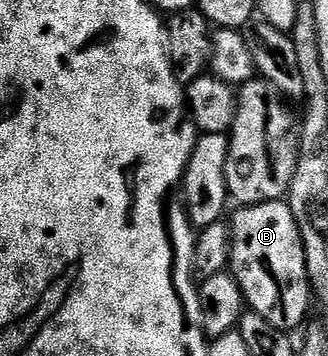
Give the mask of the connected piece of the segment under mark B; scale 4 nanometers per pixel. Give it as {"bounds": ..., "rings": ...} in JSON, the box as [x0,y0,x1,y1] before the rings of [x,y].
{"bounds":[228,202,311,333],"rings":[[[288,202],[238,206],[236,210],[233,223],[228,224],[228,270],[239,285],[248,310],[259,313],[263,321],[286,333],[293,333],[296,327],[304,328],[305,318],[309,315],[309,303],[311,307],[311,292],[299,225],[295,225],[295,217]]]}

